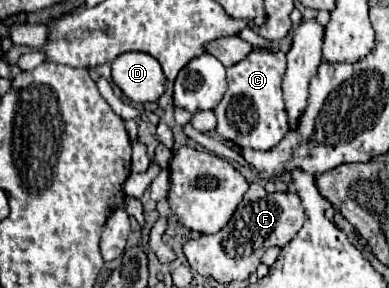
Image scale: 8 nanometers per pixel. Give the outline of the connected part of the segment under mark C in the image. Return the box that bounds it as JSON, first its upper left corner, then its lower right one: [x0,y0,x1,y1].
[215,51,287,151]

